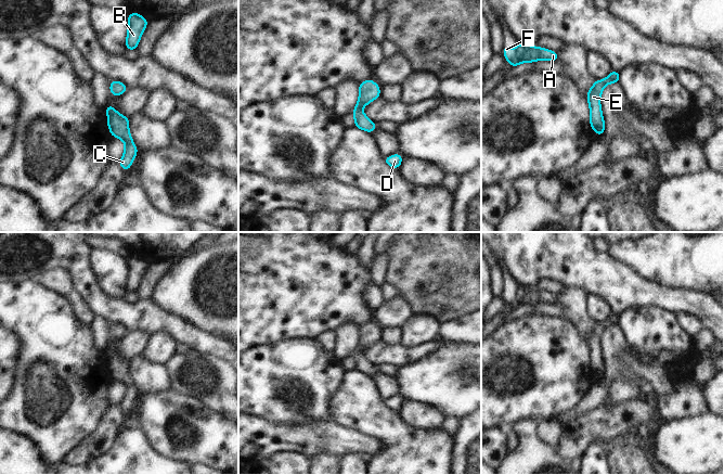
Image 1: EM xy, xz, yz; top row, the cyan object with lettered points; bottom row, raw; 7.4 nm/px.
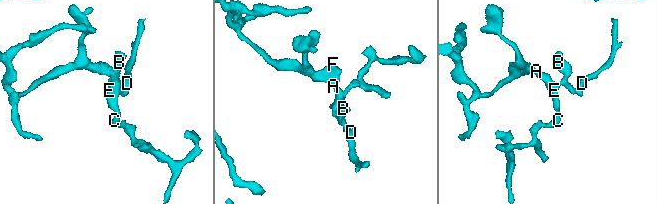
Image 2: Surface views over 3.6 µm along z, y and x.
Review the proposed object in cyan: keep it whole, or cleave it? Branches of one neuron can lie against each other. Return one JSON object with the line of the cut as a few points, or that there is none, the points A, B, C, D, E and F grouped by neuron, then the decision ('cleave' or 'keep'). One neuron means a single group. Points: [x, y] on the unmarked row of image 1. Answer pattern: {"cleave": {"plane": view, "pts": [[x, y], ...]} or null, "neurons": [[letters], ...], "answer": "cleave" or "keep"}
{"cleave": null, "neurons": [["A", "B", "C", "D", "E", "F"]], "answer": "keep"}

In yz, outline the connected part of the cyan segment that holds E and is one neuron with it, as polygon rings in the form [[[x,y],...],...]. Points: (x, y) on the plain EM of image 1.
[[[611,313],[611,316],[604,322],[597,322],[592,328],[591,332],[586,336],[587,346],[590,349],[590,368],[592,373],[602,380],[605,375],[605,362],[603,360],[603,354],[600,349],[600,338],[606,328],[619,326],[620,316],[618,313]]]

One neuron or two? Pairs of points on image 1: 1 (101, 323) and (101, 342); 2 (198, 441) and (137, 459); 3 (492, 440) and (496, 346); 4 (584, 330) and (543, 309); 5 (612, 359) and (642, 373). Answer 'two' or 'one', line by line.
1: one
2: two
3: two
4: one
5: one

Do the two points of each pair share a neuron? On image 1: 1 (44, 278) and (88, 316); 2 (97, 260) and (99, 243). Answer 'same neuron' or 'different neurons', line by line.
1: same neuron
2: different neurons

